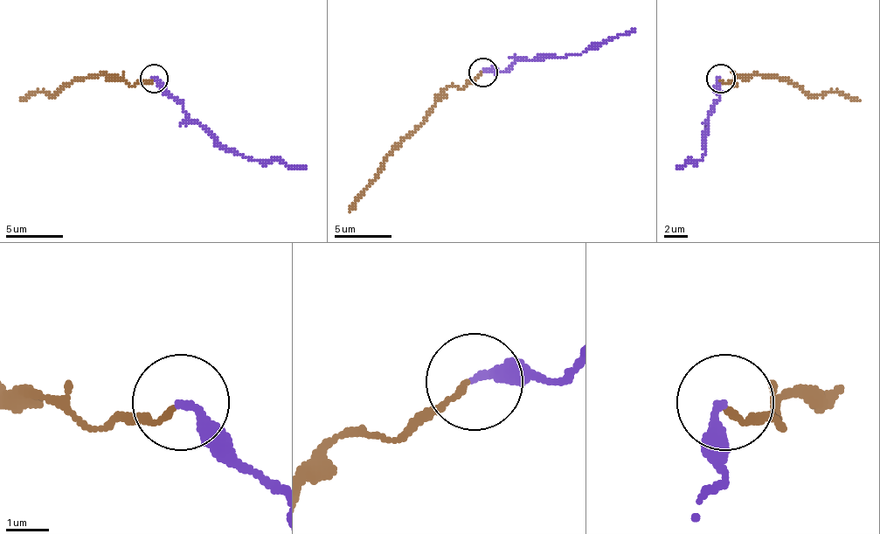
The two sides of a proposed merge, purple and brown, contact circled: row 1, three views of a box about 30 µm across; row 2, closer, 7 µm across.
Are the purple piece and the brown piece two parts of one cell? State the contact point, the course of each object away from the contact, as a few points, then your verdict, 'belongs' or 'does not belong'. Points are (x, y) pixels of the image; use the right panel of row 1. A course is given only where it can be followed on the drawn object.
(720, 78) | purple via (719, 78), (719, 100), (708, 117), (705, 149), (700, 160), (689, 160), (676, 169) | brown via (719, 80), (737, 86), (734, 80), (774, 74), (788, 78), (805, 94), (842, 92), (860, 100) | belongs

